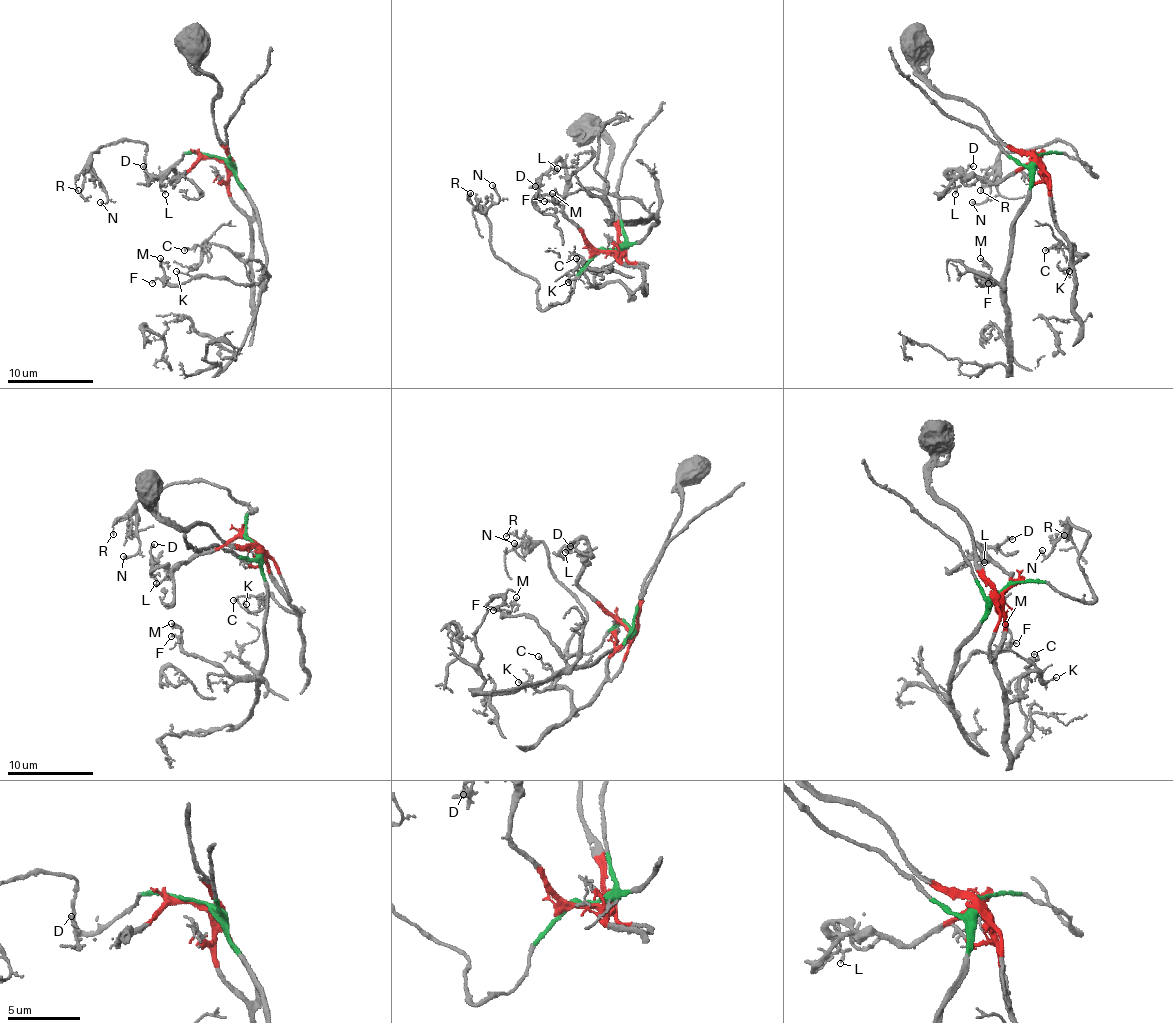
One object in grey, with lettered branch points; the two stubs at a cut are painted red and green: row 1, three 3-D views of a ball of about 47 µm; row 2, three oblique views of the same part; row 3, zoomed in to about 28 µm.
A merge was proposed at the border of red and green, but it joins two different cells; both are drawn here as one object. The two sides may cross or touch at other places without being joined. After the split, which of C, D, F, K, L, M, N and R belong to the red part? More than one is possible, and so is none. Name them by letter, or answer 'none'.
C, D, K, L

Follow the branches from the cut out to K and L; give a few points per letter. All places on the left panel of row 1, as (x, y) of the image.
K: (218, 159), (226, 167), (228, 197), (250, 225), (250, 257), (207, 244), (200, 264), (177, 270)
L: (218, 159), (203, 159), (170, 182), (175, 178), (170, 169), (160, 184), (164, 193)

